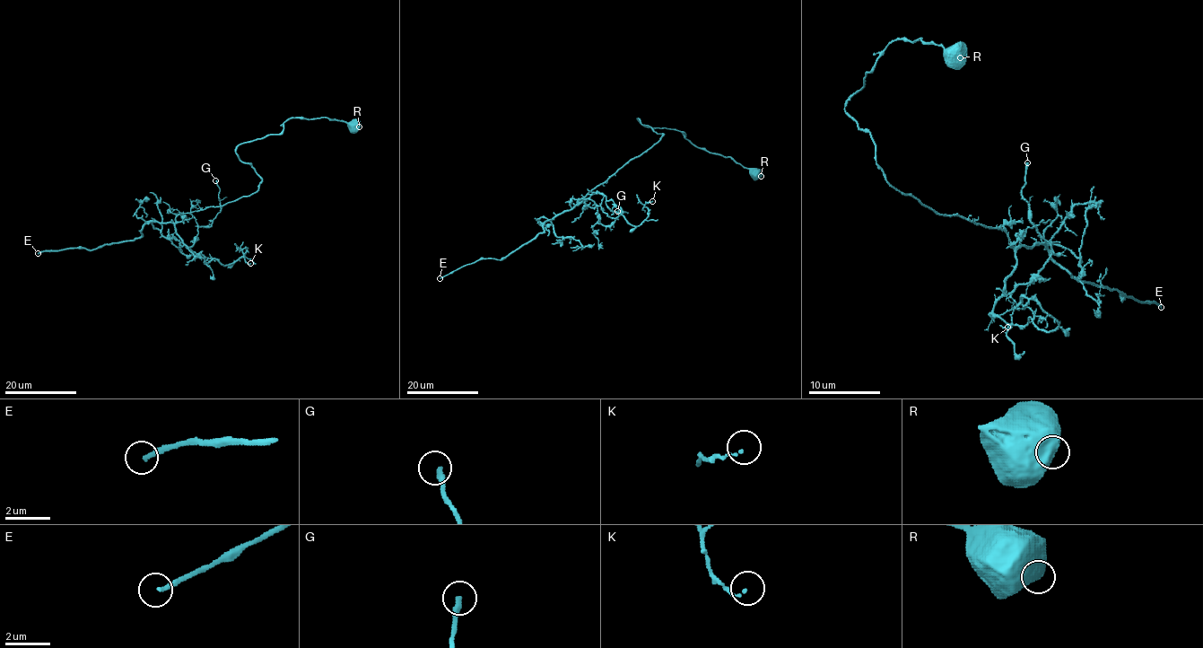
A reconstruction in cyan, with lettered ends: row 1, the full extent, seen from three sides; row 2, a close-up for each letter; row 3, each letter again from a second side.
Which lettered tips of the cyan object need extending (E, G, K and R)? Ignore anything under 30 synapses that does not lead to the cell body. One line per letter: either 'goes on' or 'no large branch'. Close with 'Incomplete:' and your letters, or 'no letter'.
E: goes on
G: no large branch
K: no large branch
R: no large branch
Incomplete: E

